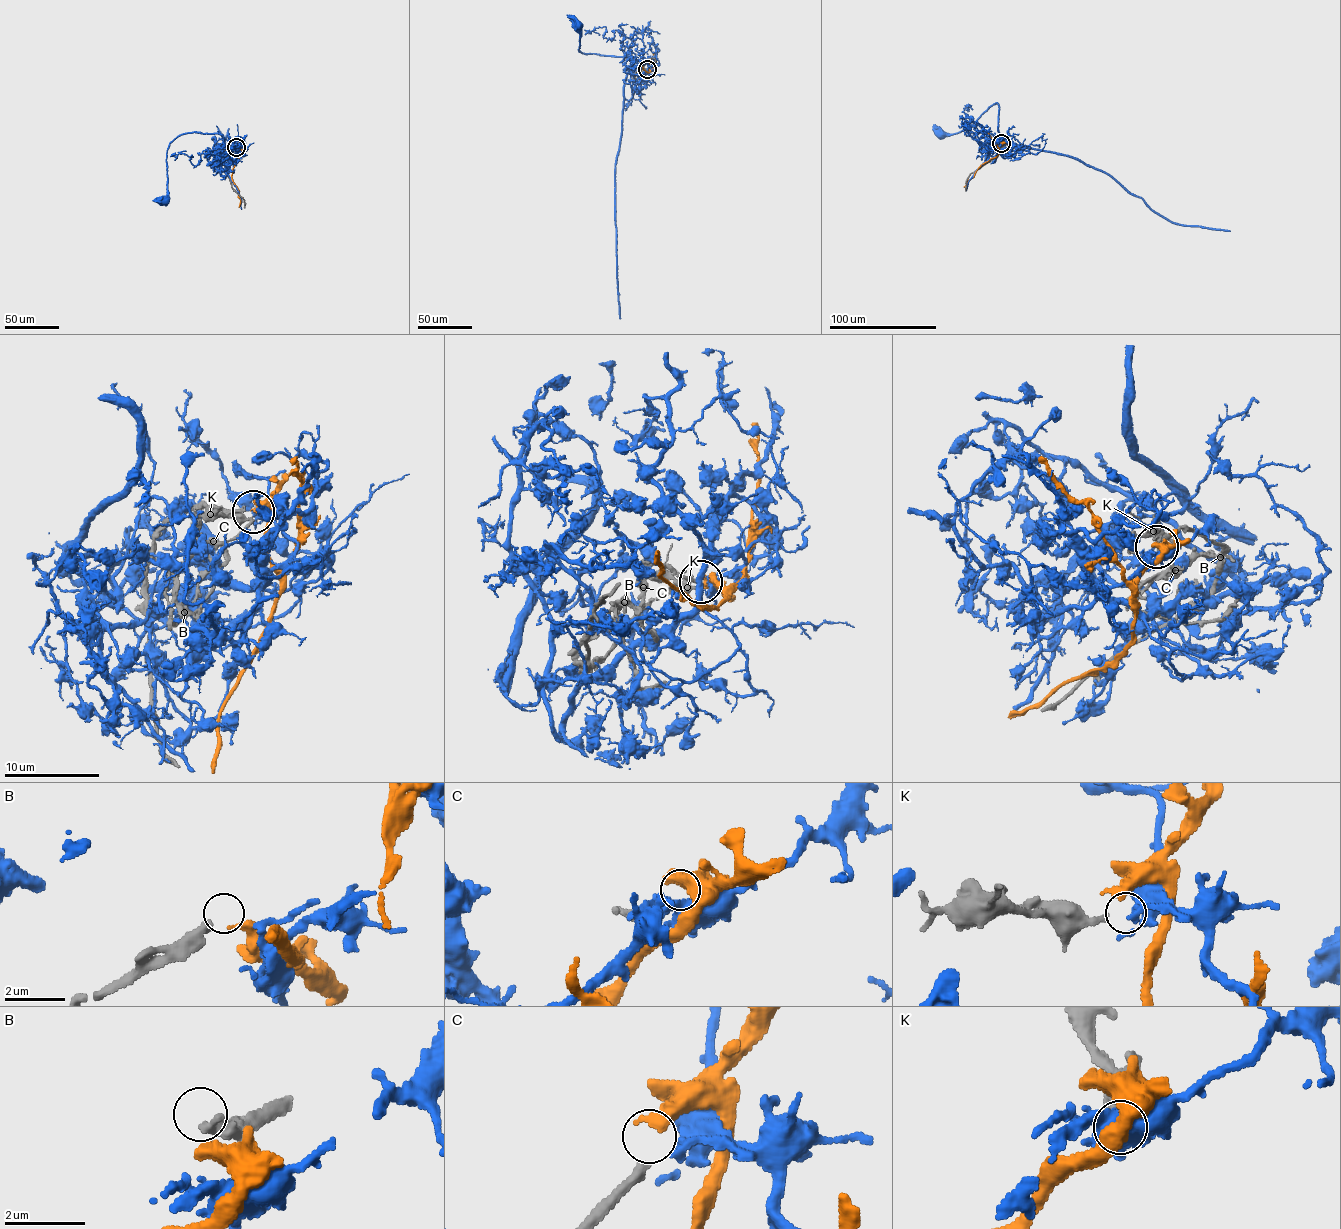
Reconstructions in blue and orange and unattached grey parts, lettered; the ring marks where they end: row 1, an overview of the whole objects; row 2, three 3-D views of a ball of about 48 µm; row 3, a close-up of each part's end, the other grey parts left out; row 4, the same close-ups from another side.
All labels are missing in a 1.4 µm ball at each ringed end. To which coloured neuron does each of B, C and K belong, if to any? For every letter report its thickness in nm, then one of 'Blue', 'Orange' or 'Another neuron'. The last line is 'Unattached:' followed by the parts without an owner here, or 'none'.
B: Thickness 260 nm. Another neuron
C: Thickness 280 nm. Orange
K: Thickness 240 nm. Blue
Unattached: B

